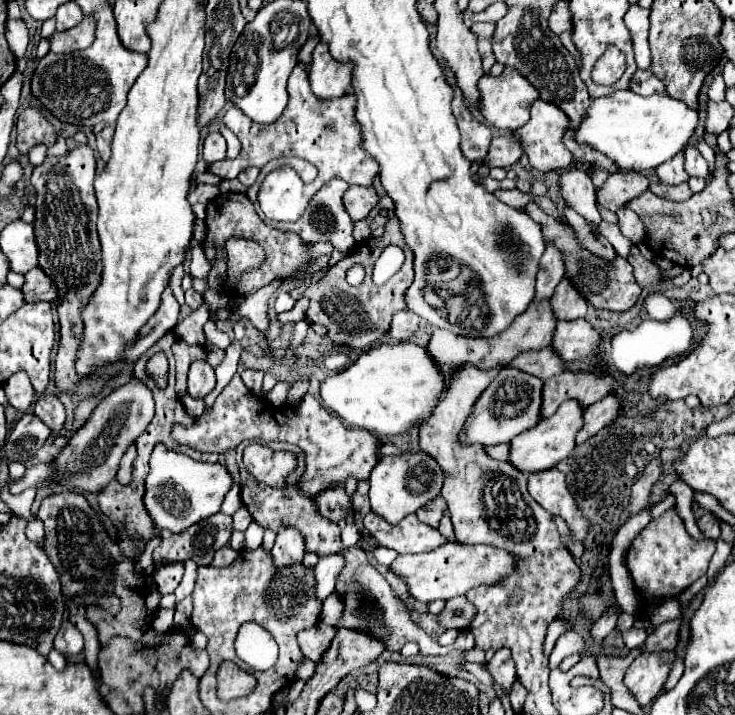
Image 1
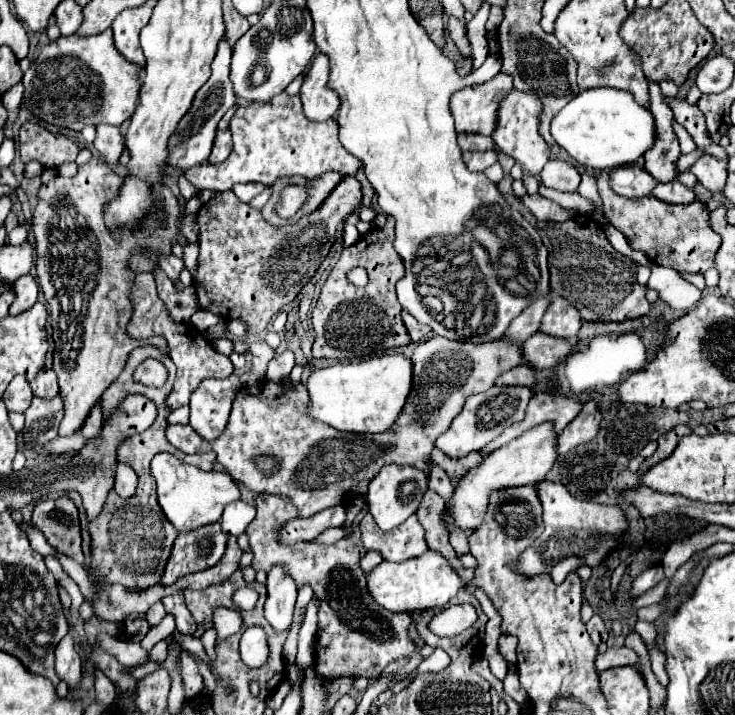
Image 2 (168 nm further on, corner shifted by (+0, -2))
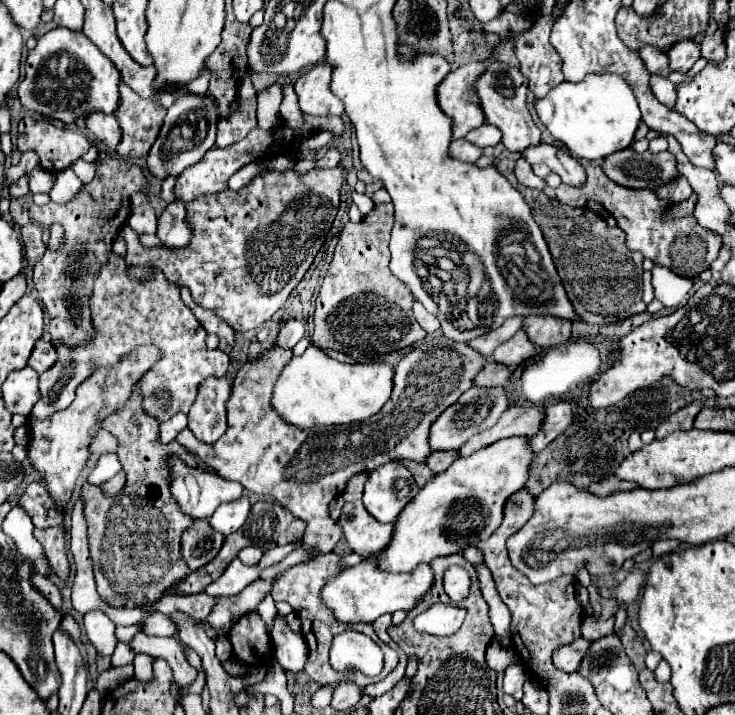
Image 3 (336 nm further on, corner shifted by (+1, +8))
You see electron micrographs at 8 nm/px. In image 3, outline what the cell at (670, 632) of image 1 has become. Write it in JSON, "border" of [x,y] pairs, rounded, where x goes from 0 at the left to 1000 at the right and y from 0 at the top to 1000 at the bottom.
{"border":[[[785,894],[782,899],[763,902],[752,910],[752,930],[763,938],[785,938],[801,908],[804,908],[804,897],[799,894]]]}

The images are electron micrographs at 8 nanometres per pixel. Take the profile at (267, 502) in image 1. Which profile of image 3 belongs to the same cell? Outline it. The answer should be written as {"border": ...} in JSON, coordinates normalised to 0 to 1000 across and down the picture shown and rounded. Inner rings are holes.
{"border":[[[450,771],[450,773],[437,773],[437,776],[426,779],[423,785],[404,787],[404,790],[388,796],[385,801],[380,801],[380,804],[371,810],[369,832],[371,832],[374,841],[393,841],[393,843],[399,846],[404,863],[410,866],[410,874],[412,874],[412,877],[410,877],[410,888],[415,891],[415,899],[418,899],[418,905],[420,905],[420,919],[418,919],[418,927],[415,927],[415,938],[418,938],[418,944],[420,944],[426,952],[437,955],[437,958],[479,954],[487,961],[494,962],[505,955],[512,955],[518,950],[522,950],[532,938],[535,938],[535,936],[537,936],[543,926],[543,920],[539,909],[521,899],[521,897],[510,888],[510,880],[507,880],[505,871],[483,871],[483,874],[475,874],[475,871],[459,869],[459,866],[453,863],[453,855],[439,843],[439,838],[437,838],[437,824],[439,824],[450,810],[456,810],[456,807],[467,799],[464,782],[467,782],[467,779],[464,779],[461,773]],[[469,880],[491,883],[491,885],[497,885],[499,891],[507,891],[510,899],[517,903],[522,913],[524,931],[514,945],[501,947],[483,937],[463,940],[450,936],[450,930],[448,930],[448,902],[450,902],[453,891],[456,891],[459,885],[467,885]]]}

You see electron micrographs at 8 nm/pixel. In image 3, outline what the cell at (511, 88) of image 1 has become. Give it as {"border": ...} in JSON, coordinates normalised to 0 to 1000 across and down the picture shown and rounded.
{"border":[[[665,80],[660,85],[630,91],[619,102],[611,102],[595,122],[597,150],[616,166],[616,194],[627,194],[641,180],[660,172],[660,161],[644,119],[671,85],[673,80]]]}

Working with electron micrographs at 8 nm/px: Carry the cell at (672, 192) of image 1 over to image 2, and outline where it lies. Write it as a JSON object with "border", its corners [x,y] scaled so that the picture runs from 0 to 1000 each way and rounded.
{"border":[[[922,253],[898,256],[895,262],[890,262],[887,276],[898,278],[898,281],[906,281],[906,284],[941,284],[947,278],[944,267],[939,262],[922,256]]]}

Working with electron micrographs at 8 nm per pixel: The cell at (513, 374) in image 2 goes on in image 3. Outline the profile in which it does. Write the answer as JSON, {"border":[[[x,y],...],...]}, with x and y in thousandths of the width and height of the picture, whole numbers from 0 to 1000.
{"border":[[[665,505],[660,510],[660,516],[646,527],[646,536],[652,541],[671,541],[671,538],[687,538],[693,530],[695,530],[695,516],[690,510],[682,510],[682,508],[673,508],[673,505]]]}

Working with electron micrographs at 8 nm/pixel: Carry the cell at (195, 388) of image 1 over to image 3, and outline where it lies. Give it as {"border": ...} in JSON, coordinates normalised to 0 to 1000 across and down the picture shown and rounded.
{"border":[[[284,527],[273,536],[268,558],[257,575],[257,600],[271,617],[290,620],[306,606],[306,569],[314,552],[314,538],[314,527]]]}

